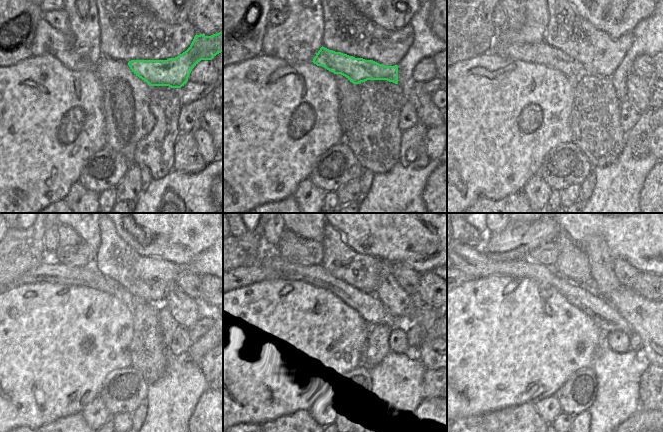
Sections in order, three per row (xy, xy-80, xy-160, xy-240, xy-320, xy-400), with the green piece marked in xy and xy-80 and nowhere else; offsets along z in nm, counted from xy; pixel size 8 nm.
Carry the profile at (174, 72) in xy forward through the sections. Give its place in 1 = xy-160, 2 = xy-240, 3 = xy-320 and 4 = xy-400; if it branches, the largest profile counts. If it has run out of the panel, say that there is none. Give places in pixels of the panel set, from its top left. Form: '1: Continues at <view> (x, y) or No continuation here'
1: Continues at xy-160 (539, 53)
2: Continues at xy-240 (51, 271)
3: Continues at xy-320 (244, 275)
4: Continues at xy-400 (467, 278).

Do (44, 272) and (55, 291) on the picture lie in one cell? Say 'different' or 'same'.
different

